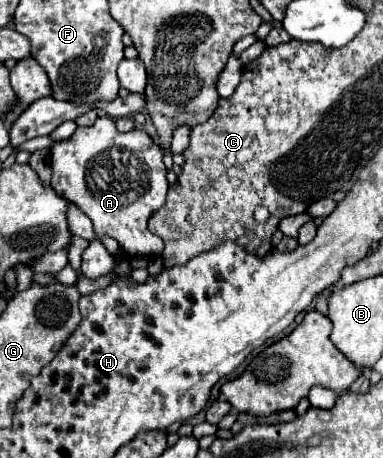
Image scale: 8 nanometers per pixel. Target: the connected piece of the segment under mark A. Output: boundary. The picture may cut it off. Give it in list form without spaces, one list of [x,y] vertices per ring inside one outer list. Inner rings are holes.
[[[99,116],[93,126],[79,126],[69,140],[57,142],[51,150],[51,188],[59,192],[65,200],[75,204],[81,212],[89,216],[93,222],[97,236],[111,236],[119,242],[119,248],[125,256],[159,256],[163,250],[163,242],[147,230],[147,220],[153,212],[157,212],[165,204],[167,196],[167,178],[165,178],[165,164],[161,148],[147,136],[145,130],[131,130],[119,132],[115,122],[109,116]]]

